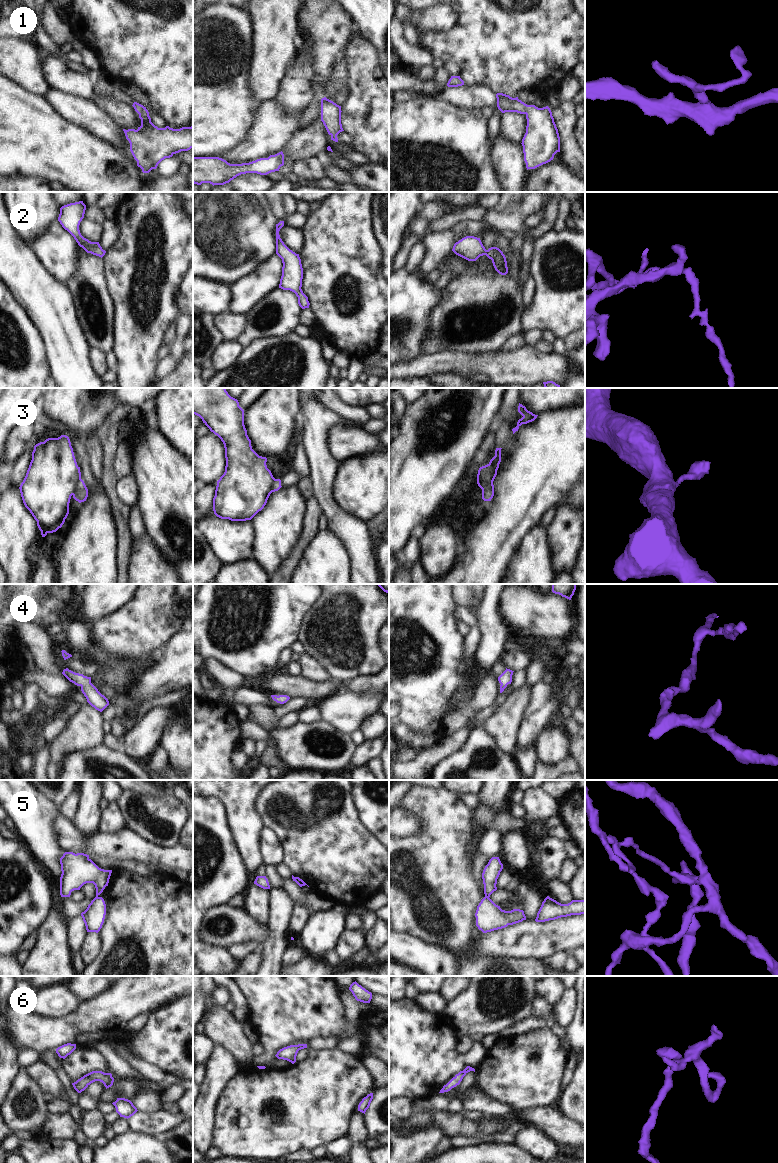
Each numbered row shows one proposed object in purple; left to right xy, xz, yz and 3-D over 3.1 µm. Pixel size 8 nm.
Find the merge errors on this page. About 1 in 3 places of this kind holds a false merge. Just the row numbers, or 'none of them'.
3, 5

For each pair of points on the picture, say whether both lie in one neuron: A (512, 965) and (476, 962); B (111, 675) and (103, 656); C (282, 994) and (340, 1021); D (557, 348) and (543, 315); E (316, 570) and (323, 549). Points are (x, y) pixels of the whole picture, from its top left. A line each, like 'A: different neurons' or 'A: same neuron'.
A: same neuron
B: same neuron
C: same neuron
D: different neurons
E: same neuron

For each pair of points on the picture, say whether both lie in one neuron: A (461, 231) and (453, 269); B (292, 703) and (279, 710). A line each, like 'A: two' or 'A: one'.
A: two
B: one

